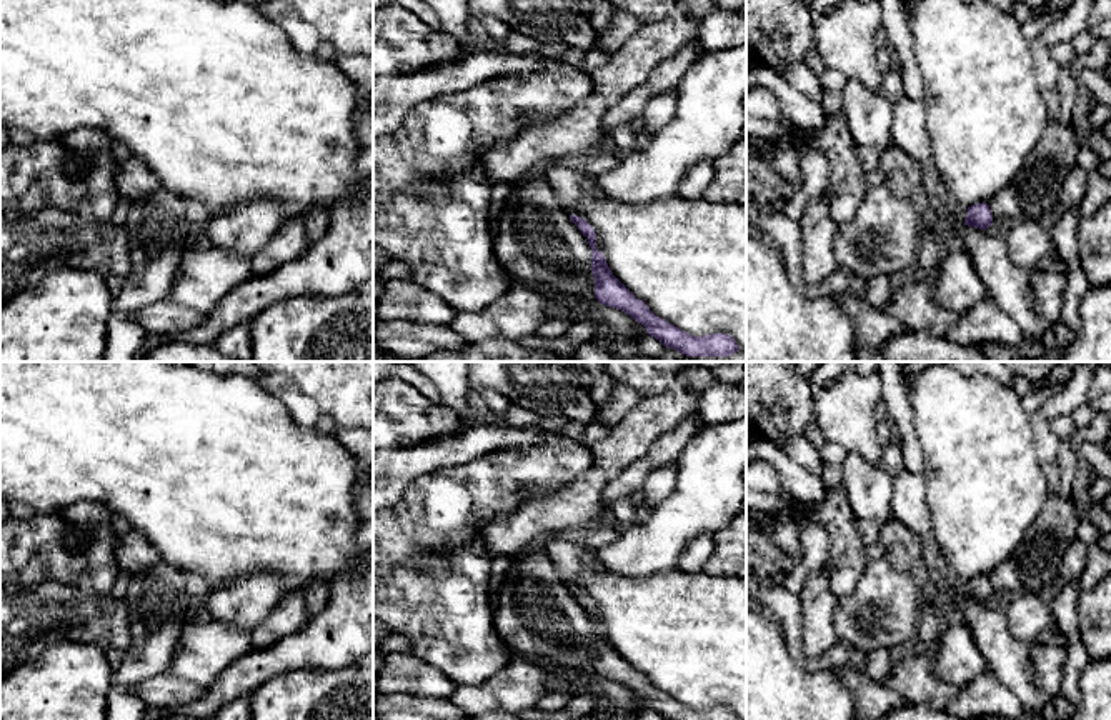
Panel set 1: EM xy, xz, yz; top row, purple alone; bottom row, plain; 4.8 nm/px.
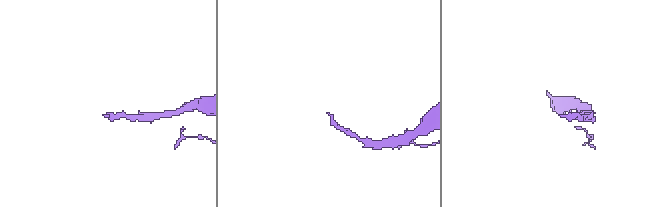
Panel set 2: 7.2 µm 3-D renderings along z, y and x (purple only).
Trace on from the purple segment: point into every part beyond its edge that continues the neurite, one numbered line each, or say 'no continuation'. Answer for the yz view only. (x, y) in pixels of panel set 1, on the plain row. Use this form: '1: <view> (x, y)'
1: yz (908, 490)

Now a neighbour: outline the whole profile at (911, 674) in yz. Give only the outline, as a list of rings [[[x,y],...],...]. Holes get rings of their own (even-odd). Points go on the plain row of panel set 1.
[[[906,648],[893,655],[884,685],[901,695],[904,703],[946,710],[959,693],[959,687],[936,675],[931,653]]]

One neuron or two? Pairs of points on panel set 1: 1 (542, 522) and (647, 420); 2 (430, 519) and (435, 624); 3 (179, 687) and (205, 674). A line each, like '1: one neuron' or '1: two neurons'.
1: one neuron
2: one neuron
3: two neurons

